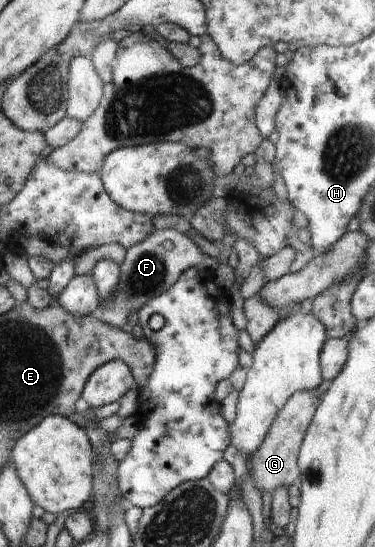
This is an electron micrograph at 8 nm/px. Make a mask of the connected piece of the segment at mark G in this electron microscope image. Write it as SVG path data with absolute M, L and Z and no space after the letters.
M315 390L294 393L276 415L262 444L251 456L251 462L248 461L251 477L259 490L273 492L279 486L289 487L298 483L300 469L297 462L300 445L318 408L320 396L322 394L317 394Z

